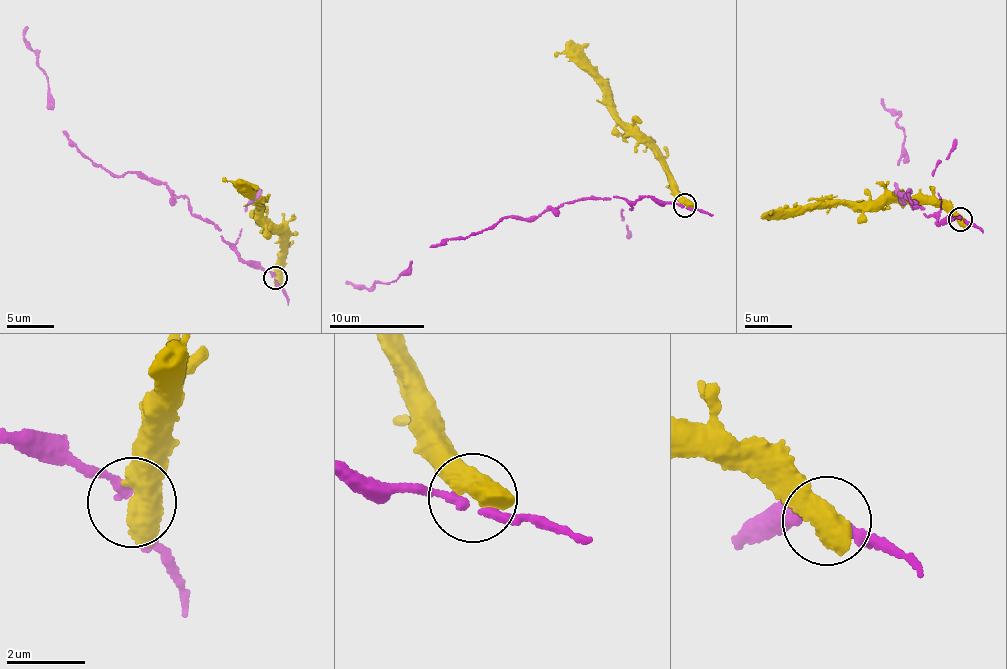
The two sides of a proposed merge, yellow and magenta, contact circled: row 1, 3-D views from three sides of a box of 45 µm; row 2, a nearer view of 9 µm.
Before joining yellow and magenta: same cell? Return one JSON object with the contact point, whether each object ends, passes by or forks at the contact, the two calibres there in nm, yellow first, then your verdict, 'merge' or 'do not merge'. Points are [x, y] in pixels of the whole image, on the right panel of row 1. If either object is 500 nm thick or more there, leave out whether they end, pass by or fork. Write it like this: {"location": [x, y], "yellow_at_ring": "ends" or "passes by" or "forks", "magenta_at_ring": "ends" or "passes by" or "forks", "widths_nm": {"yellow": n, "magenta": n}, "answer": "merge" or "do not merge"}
{"location": [960, 219], "widths_nm": {"yellow": 750, "magenta": 170}, "answer": "do not merge"}

